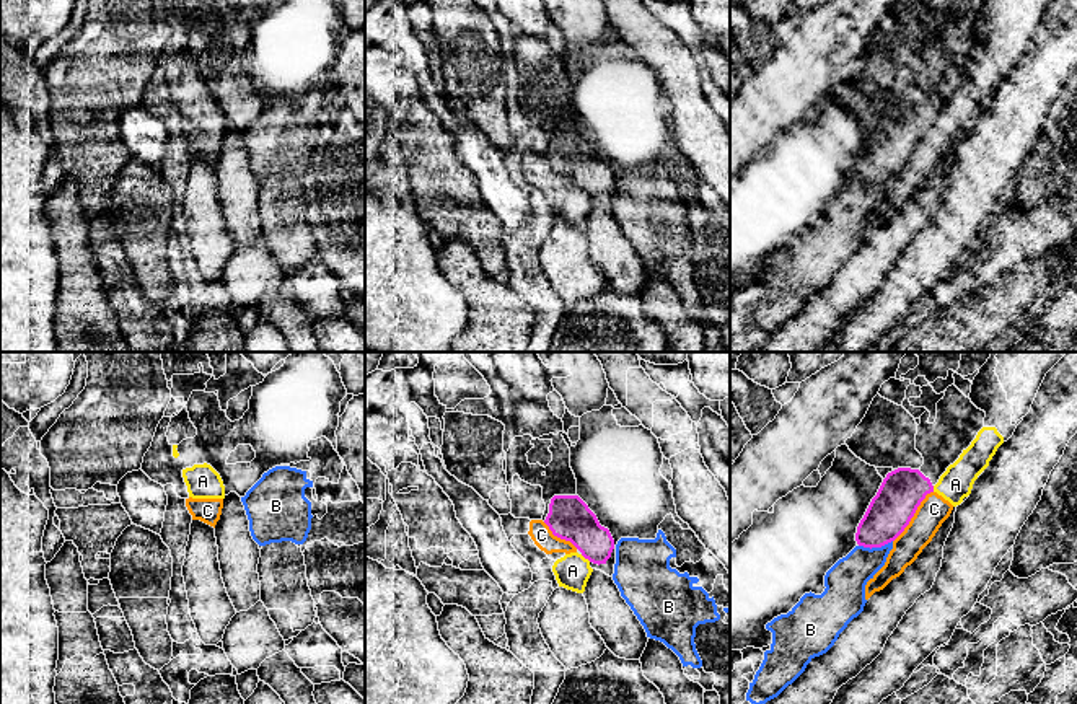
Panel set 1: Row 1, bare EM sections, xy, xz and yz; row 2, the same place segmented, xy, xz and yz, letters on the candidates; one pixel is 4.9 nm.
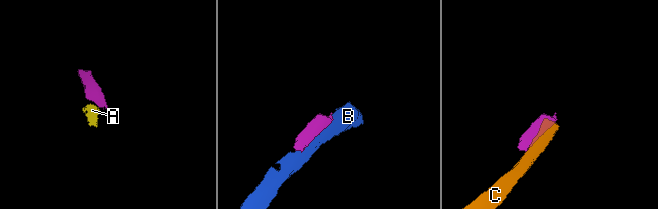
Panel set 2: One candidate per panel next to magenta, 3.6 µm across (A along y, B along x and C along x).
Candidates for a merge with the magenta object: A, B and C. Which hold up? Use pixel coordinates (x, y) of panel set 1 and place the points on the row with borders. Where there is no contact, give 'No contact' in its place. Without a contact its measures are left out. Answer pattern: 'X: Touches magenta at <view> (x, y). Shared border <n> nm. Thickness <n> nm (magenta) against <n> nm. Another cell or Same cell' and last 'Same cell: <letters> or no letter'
A: Touches magenta at xz (585, 558). Shared border 70 nm. Thickness 220 nm (magenta) against 170 nm. Another cell
B: Touches magenta at yz (875, 546). Shared border 170 nm. Thickness 220 nm (magenta) against 200 nm. Another cell
C: Touches magenta at yz (913, 515). Shared border 320 nm. Thickness 220 nm (magenta) against 150 nm. Another cell
Same cell: no letter

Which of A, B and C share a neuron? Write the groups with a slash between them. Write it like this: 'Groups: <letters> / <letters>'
Groups: A C / B

